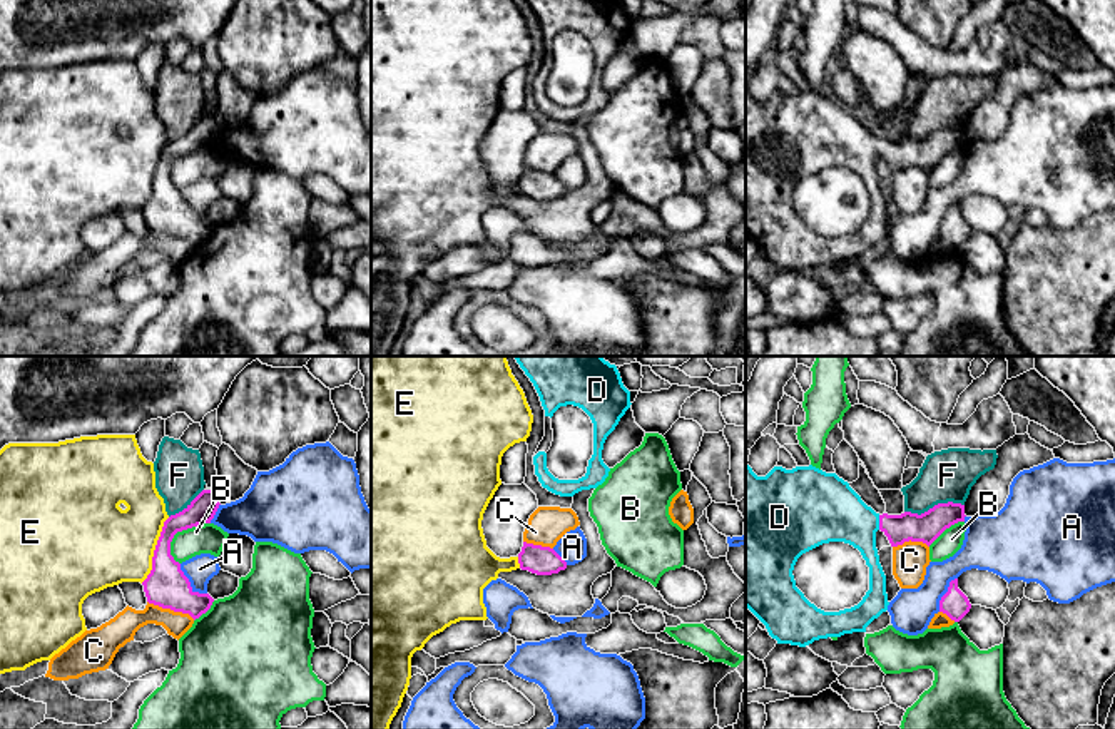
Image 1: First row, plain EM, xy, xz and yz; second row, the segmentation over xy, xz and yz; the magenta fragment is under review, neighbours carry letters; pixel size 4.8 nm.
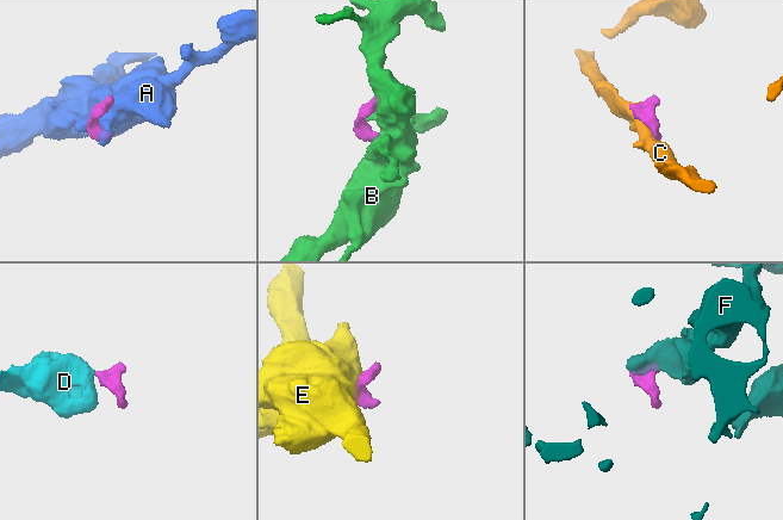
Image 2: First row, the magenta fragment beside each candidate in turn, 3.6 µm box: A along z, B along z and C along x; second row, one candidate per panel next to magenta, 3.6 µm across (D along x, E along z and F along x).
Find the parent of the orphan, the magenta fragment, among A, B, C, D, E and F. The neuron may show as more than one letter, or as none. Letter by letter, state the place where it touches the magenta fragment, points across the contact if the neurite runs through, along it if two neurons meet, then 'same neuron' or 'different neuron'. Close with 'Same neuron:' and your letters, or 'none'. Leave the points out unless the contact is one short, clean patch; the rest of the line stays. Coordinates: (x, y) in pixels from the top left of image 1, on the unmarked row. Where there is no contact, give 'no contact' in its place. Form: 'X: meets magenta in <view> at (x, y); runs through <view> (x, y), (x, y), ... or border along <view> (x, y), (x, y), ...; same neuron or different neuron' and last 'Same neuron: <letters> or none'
A: meets magenta in xy at (189, 209); different neuron
B: meets magenta in xy at (178, 156); different neuron
C: meets magenta in xy at (171, 234); different neuron
D: meets magenta in yz at (880, 147); runs through yz (926, 152), (895, 152), (880, 147), (853, 147), (829, 136); same neuron
E: meets magenta in xy at (154, 176); border along xy (169, 142), (164, 147), (154, 176), (152, 194), (141, 208); different neuron
F: meets magenta in yz at (935, 131); border along yz (963, 129), (938, 127), (920, 139), (905, 137); different neuron
Same neuron: D

